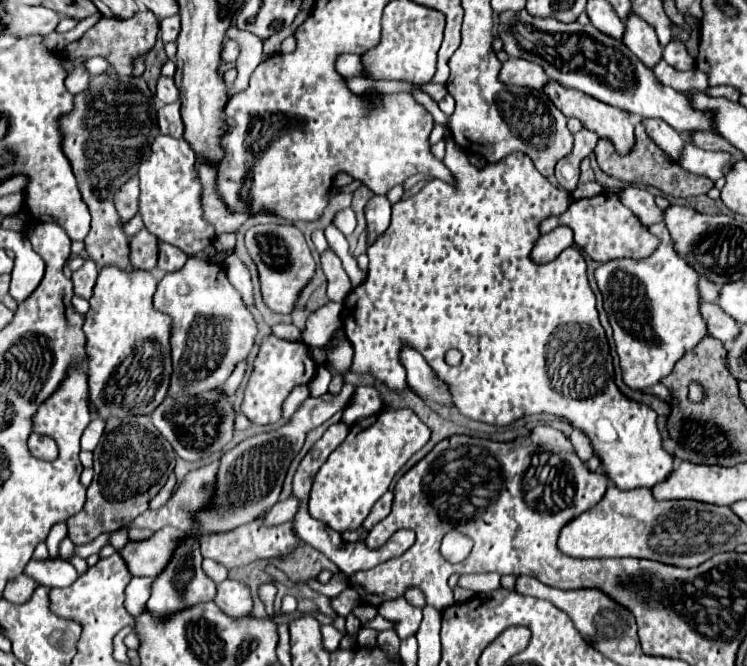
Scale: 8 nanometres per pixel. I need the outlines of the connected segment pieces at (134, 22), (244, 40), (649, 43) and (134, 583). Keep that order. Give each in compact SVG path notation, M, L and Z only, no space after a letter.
M143 9L139 11L135 17L127 19L127 21L117 21L117 19L109 19L103 17L95 27L91 27L79 41L73 41L67 45L65 53L73 59L73 57L95 57L95 55L103 55L107 57L107 61L111 65L131 65L133 57L137 55L145 55L147 51L153 49L155 41L157 41L157 33L159 33L159 19Z
M231 25L227 29L227 37L241 43L241 53L237 57L237 71L239 71L239 75L235 79L235 87L229 89L229 95L233 95L235 91L243 91L247 87L251 73L261 63L263 41L259 37L247 33L247 31L239 31L235 25Z
M633 11L627 15L627 21L625 21L623 43L635 55L639 55L639 59L643 59L643 63L647 63L647 67L655 67L655 63L661 61L663 49L657 41L655 29L651 25L647 25L645 19L635 15Z
M133 577L131 583L127 585L125 605L133 617L137 617L145 611L145 603L151 595L151 583L153 583L151 577Z

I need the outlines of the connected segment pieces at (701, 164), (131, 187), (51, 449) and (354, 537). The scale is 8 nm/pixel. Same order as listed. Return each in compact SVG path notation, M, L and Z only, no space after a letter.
M685 137L685 149L683 159L679 165L695 175L707 175L711 181L717 181L723 177L725 165L731 161L731 153L727 151L703 151L691 143L691 139Z
M131 177L119 189L119 195L115 195L115 207L123 223L127 223L139 211L139 179L137 177Z
M31 433L29 437L29 447L31 447L31 453L39 459L45 459L45 461L53 461L57 459L57 443L47 437L47 435L39 435L39 433Z
M359 527L359 529L353 529L353 531L343 531L341 533L343 541L345 543L355 543L355 541L365 541L367 537L367 529L365 527Z

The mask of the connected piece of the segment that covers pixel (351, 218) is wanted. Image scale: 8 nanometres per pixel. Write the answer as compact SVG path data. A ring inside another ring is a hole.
M351 207L337 211L337 215L333 217L333 225L343 233L343 235L351 235L355 231L357 219L355 219L355 211Z

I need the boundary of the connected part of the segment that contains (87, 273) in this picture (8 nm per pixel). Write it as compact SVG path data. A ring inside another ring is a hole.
M87 259L87 263L81 269L77 269L71 277L71 281L75 285L75 295L79 295L83 299L91 299L95 279L97 279L97 267L91 259Z

